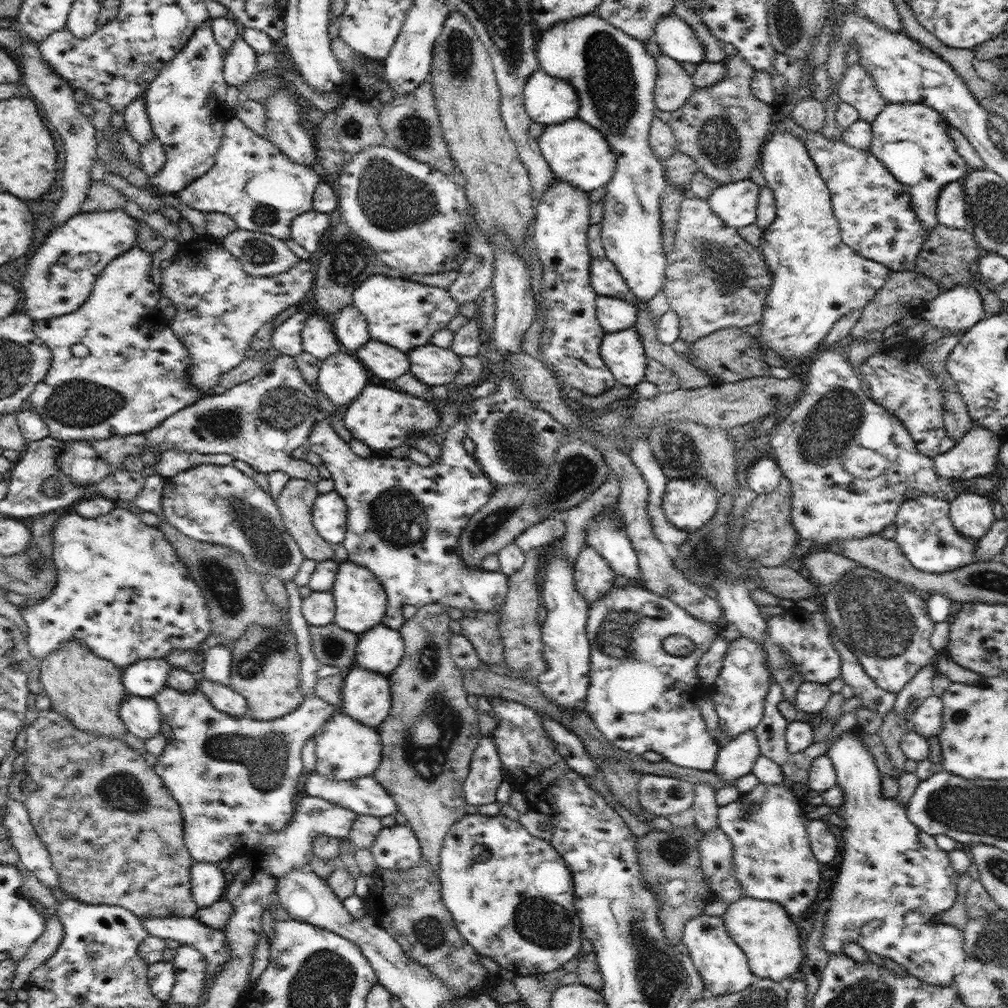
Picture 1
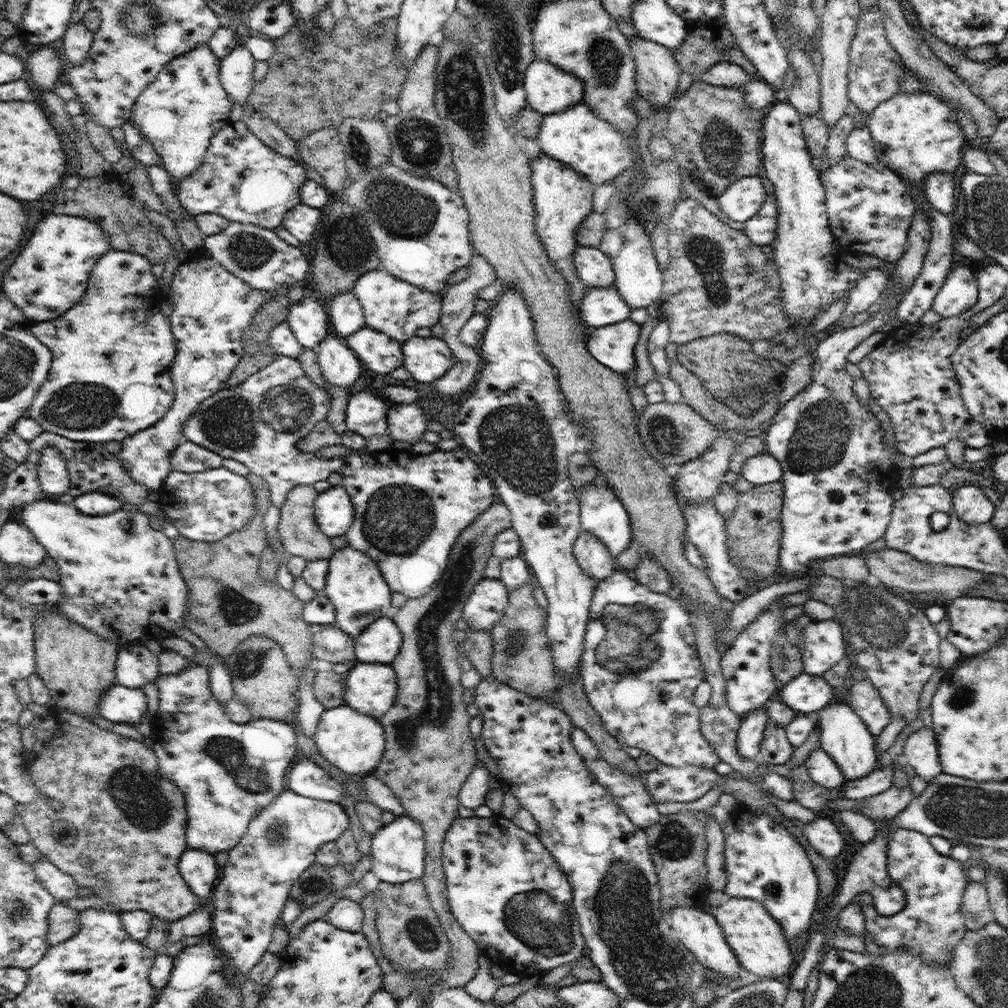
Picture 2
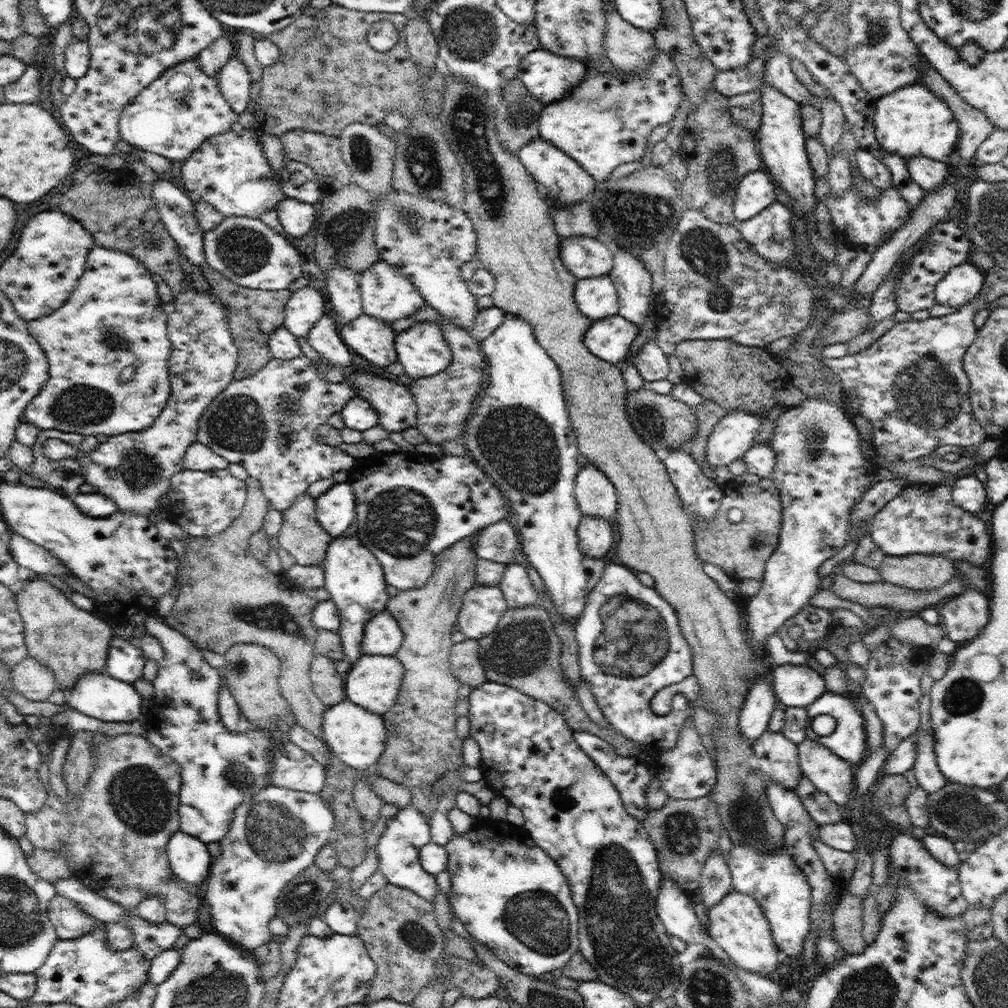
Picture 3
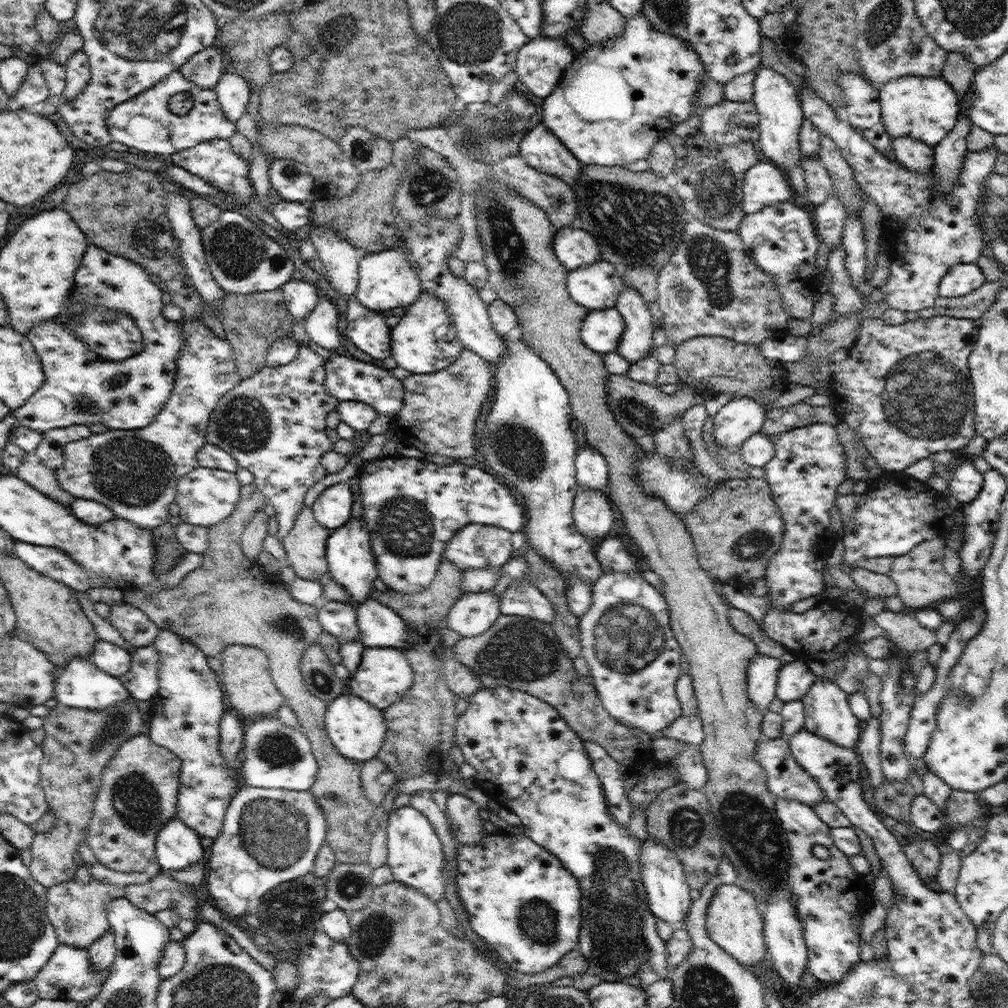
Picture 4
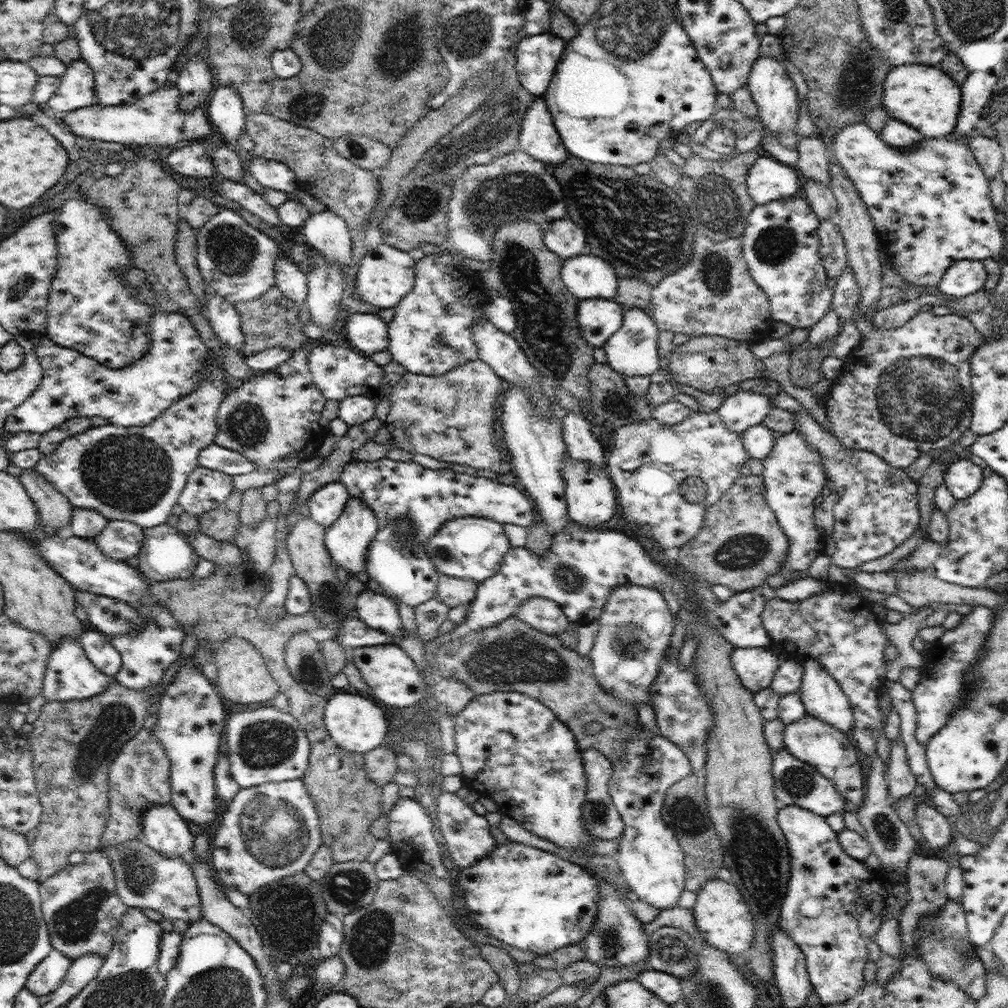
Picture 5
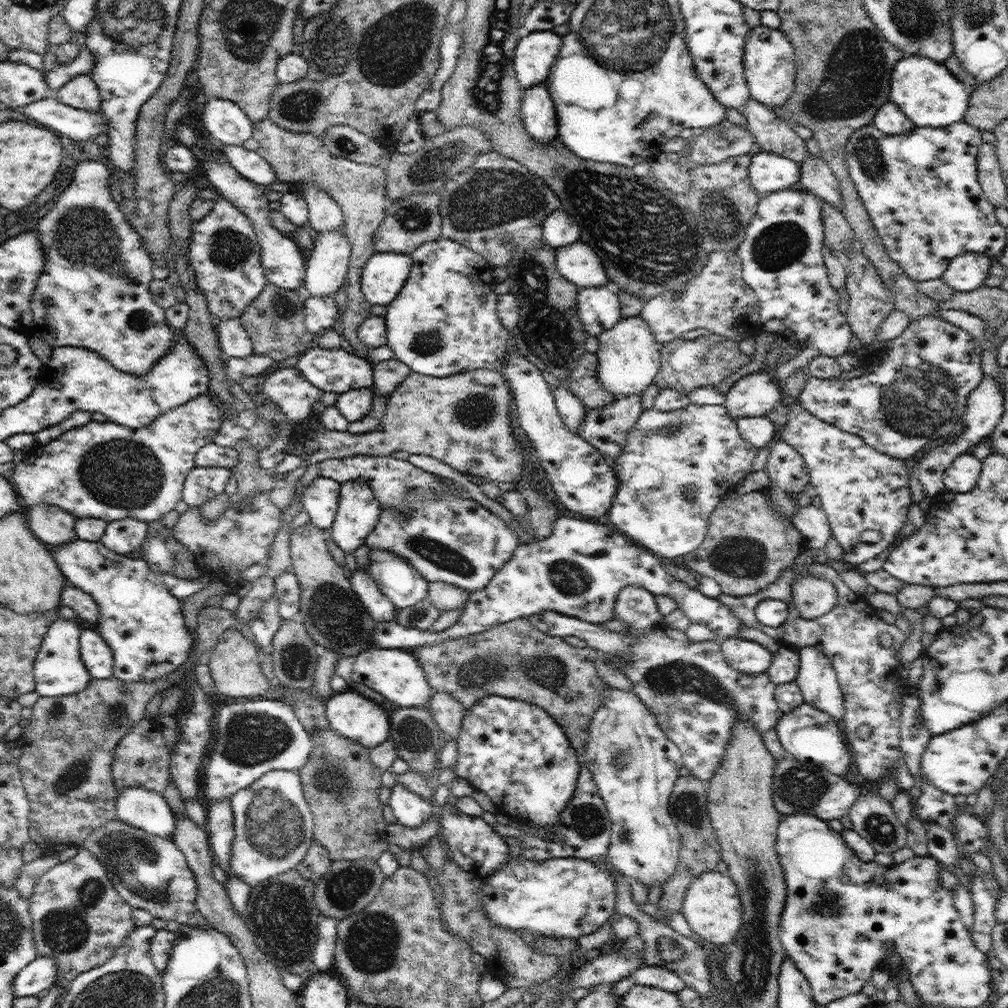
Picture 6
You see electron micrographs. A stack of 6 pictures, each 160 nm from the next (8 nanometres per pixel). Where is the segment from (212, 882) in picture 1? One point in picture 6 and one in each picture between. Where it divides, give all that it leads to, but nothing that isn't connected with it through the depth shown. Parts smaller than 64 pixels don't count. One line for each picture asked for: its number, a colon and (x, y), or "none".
2: (199, 869)
3: (189, 859)
4: (177, 847)
5: (163, 829)
6: (145, 809)

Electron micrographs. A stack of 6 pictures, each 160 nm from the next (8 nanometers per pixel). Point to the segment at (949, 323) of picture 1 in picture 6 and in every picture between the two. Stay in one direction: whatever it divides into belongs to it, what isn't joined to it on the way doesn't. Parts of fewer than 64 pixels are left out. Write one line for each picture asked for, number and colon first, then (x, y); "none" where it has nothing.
2: (959, 293)
3: (962, 283)
4: (962, 278)
5: (964, 277)
6: (968, 271)

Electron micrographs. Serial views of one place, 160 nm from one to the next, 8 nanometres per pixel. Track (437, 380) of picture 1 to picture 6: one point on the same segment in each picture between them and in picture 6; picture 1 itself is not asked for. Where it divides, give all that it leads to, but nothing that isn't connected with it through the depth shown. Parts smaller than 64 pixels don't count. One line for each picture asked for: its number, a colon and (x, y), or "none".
2: (427, 359)
3: (422, 350)
4: (424, 341)
5: (431, 333)
6: (444, 321)

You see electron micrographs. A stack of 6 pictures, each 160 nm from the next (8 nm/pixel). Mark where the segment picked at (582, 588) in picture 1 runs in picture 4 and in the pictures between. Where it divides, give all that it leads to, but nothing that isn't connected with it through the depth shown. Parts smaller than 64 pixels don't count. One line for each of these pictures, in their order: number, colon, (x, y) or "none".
2: (594, 558)
3: (595, 536)
4: (593, 515)

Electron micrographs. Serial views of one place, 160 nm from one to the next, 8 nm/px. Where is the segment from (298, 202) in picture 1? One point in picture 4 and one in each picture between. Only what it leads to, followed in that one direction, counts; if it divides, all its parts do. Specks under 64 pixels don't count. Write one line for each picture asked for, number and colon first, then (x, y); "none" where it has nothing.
2: (243, 180)
3: (229, 171)
4: (213, 160)

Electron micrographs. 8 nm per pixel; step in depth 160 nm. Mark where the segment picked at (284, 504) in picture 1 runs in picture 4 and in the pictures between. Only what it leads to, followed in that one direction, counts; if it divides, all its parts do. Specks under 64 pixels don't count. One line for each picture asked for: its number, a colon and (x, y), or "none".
2: (299, 533)
3: (301, 535)
4: (305, 543)

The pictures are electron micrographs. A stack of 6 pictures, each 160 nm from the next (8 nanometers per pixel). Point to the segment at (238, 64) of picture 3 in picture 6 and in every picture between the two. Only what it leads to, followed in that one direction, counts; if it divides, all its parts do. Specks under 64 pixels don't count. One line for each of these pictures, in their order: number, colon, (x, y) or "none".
4: (233, 91)
5: (225, 110)
6: (224, 120)

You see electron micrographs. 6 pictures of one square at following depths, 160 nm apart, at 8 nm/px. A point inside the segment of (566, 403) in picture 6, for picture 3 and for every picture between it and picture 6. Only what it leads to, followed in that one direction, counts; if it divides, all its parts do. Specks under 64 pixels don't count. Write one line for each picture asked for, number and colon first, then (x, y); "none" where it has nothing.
3: (595, 494)
4: (592, 473)
5: (582, 446)

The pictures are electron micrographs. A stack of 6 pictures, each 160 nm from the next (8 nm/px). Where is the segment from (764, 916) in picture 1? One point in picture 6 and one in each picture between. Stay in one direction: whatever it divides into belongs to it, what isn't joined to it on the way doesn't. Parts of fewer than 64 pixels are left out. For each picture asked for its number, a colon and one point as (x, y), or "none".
2: (754, 935)
3: (737, 923)
4: (732, 921)
5: (724, 920)
6: (712, 906)

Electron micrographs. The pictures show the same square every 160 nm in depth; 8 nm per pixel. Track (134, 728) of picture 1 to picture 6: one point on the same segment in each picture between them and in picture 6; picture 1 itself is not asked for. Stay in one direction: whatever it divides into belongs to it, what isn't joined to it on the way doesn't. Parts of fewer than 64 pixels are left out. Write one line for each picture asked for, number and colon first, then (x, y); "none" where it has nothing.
2: (120, 704)
3: (96, 694)
4: (80, 684)
5: (70, 674)
6: (59, 670)

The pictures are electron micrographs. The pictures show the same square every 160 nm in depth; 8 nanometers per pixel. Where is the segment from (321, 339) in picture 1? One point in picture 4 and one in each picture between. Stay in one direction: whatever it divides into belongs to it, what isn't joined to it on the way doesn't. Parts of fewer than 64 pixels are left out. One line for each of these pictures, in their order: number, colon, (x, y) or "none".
2: (309, 323)
3: (305, 307)
4: (301, 297)

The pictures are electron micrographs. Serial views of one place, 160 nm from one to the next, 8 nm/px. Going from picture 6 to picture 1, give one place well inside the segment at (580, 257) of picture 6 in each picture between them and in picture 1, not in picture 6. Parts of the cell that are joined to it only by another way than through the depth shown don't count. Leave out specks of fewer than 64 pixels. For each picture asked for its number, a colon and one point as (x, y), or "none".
1: (614, 314)
2: (600, 307)
3: (597, 298)
4: (596, 287)
5: (586, 276)

